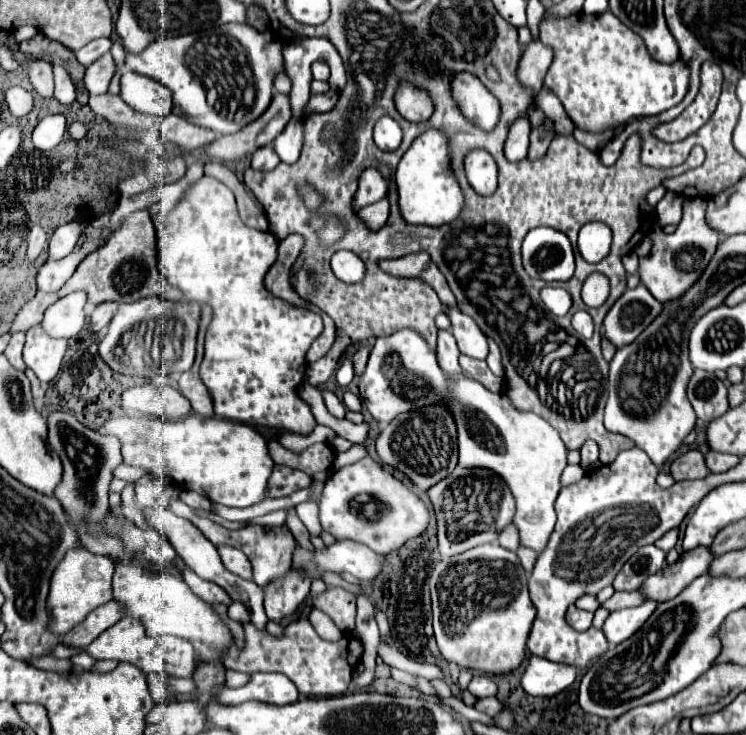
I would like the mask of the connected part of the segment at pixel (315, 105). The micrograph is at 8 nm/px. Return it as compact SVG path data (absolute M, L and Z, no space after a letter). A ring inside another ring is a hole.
M311 94L307 108L303 114L313 114L313 112L329 112L333 110L333 106L337 104L337 96L329 96L329 94Z

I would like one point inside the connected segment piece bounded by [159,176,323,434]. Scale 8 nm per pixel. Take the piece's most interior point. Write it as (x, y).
(254, 361)

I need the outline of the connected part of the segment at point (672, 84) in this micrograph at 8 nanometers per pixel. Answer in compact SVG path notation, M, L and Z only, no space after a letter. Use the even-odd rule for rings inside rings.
M609 10L603 14L567 14L567 16L545 16L541 20L541 42L551 46L555 52L553 64L545 76L545 86L557 94L569 118L583 130L605 130L605 126L619 126L635 116L657 116L677 106L689 88L691 70L677 58L673 64L655 62L643 44L643 40L631 32L619 18Z

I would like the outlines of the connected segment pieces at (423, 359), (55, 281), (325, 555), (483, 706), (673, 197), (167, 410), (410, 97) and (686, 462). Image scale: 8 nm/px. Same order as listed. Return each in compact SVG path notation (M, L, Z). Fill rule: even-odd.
M403 328L391 336L377 338L375 346L369 354L367 368L361 376L361 384L365 388L363 402L373 416L373 420L379 424L379 428L385 428L397 414L411 412L425 406L443 406L451 412L455 426L457 426L457 440L459 440L459 466L463 468L489 468L495 470L511 488L515 500L517 500L517 514L513 518L513 524L519 530L521 546L535 550L541 554L547 548L549 536L555 528L555 498L561 490L561 474L567 466L567 448L563 440L559 438L557 430L543 420L541 416L533 412L519 412L511 406L509 398L505 394L489 392L485 386L469 378L467 374L447 374L441 370L437 362L435 350L427 344L427 340L413 328Z
M85 226L85 232L93 238L91 242L83 244L81 250L65 256L63 260L47 260L39 270L37 270L37 286L39 290L45 290L45 292L57 292L69 278L71 274L75 272L75 266L91 252L91 250L97 250L99 246L103 246L103 236L105 232L97 232L89 226Z
M337 540L323 550L307 550L297 544L293 552L293 570L309 580L321 580L323 572L349 572L365 582L379 574L379 562L383 556L353 540Z
M481 698L477 704L475 704L475 708L477 710L481 710L481 712L485 712L485 714L489 714L489 716L497 716L497 714L501 714L501 710L505 710L505 706L497 700L497 698Z
M667 192L665 198L655 206L655 214L657 214L657 222L661 226L667 224L679 224L681 220L681 195L675 192Z
M133 386L129 390L123 390L121 402L129 410L137 410L141 414L155 416L161 420L183 418L183 414L191 412L187 398L183 398L183 394L171 386Z
M403 82L403 86L395 94L395 104L397 104L397 110L407 120L413 120L413 122L427 120L433 110L431 98L423 94L423 90L419 90L417 86L407 86L407 82Z
M689 450L671 464L671 476L675 480L697 480L709 476L711 470L705 464L705 456L699 450Z

